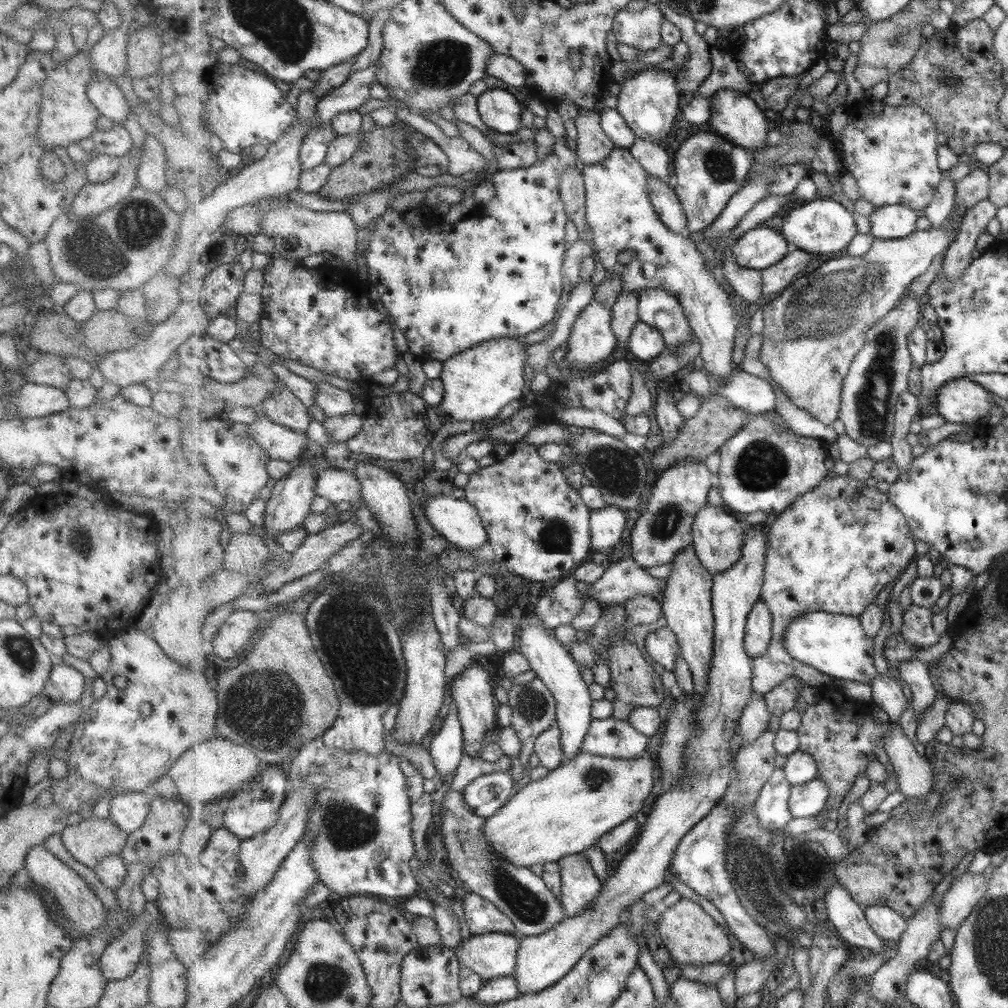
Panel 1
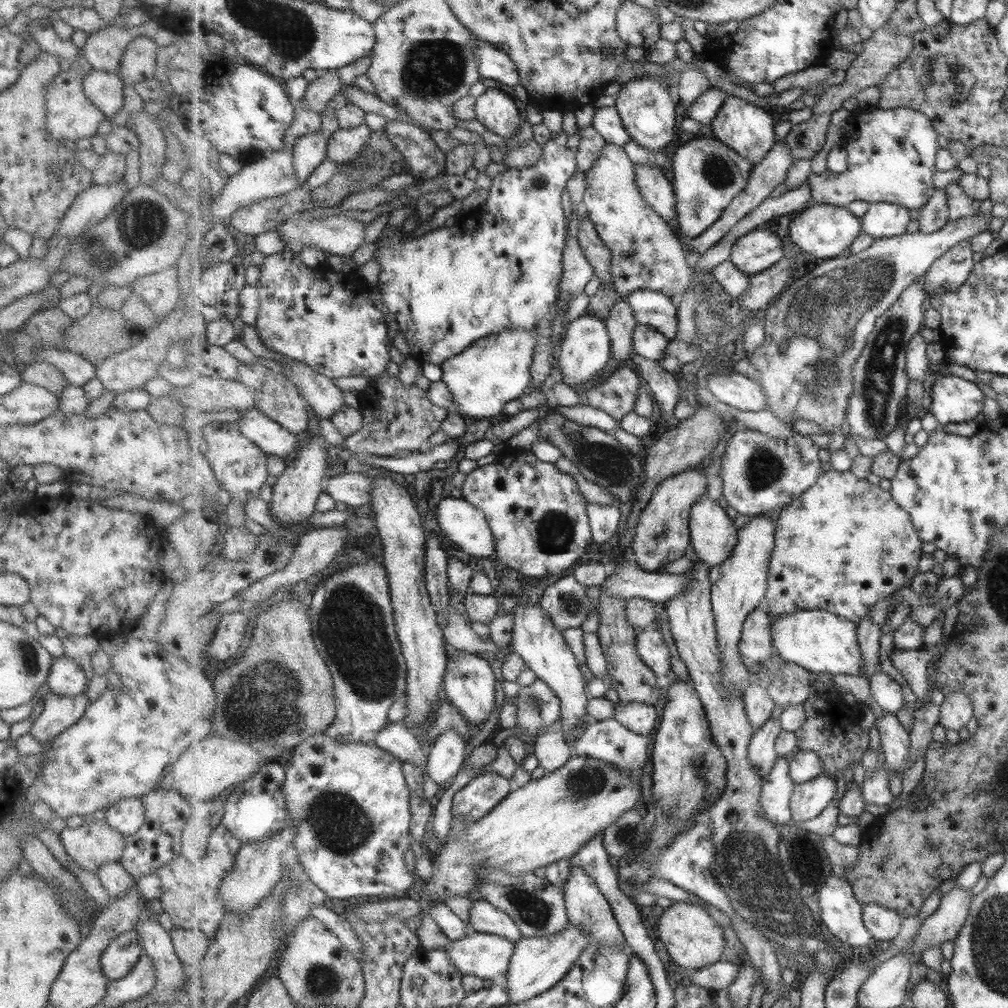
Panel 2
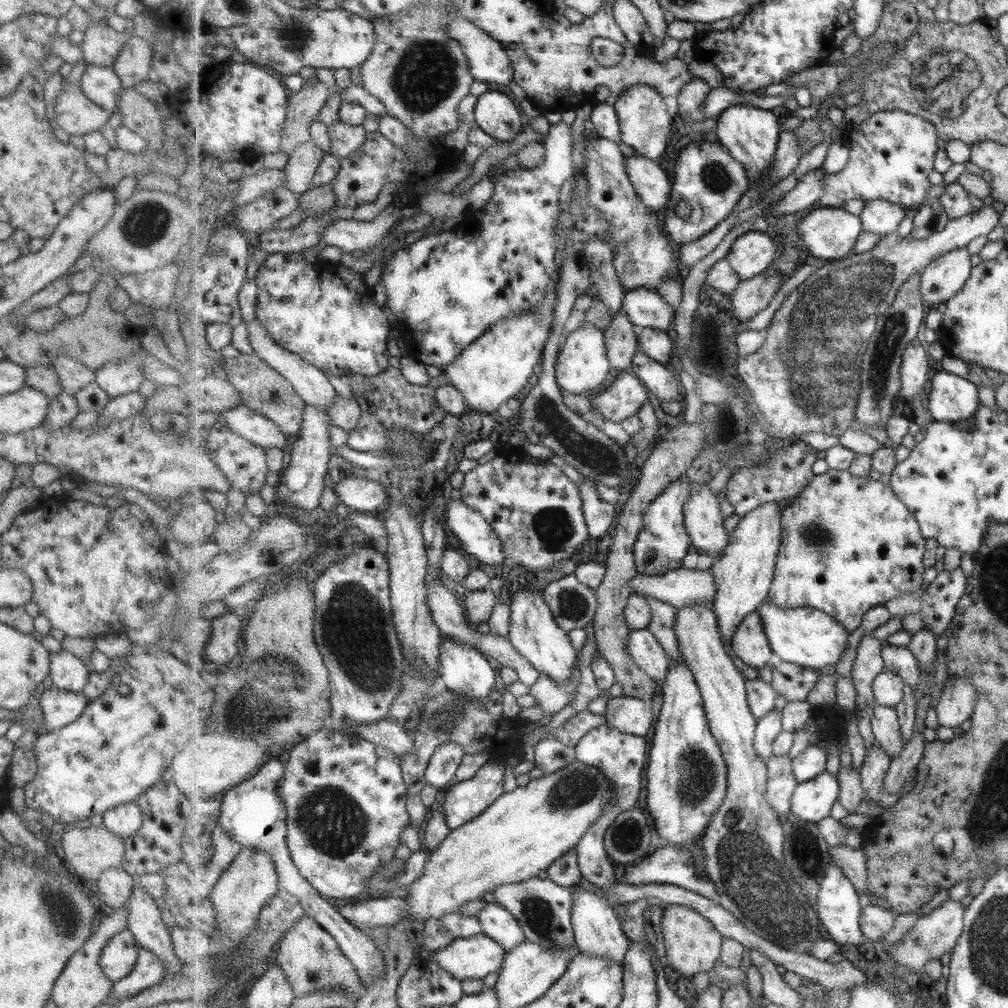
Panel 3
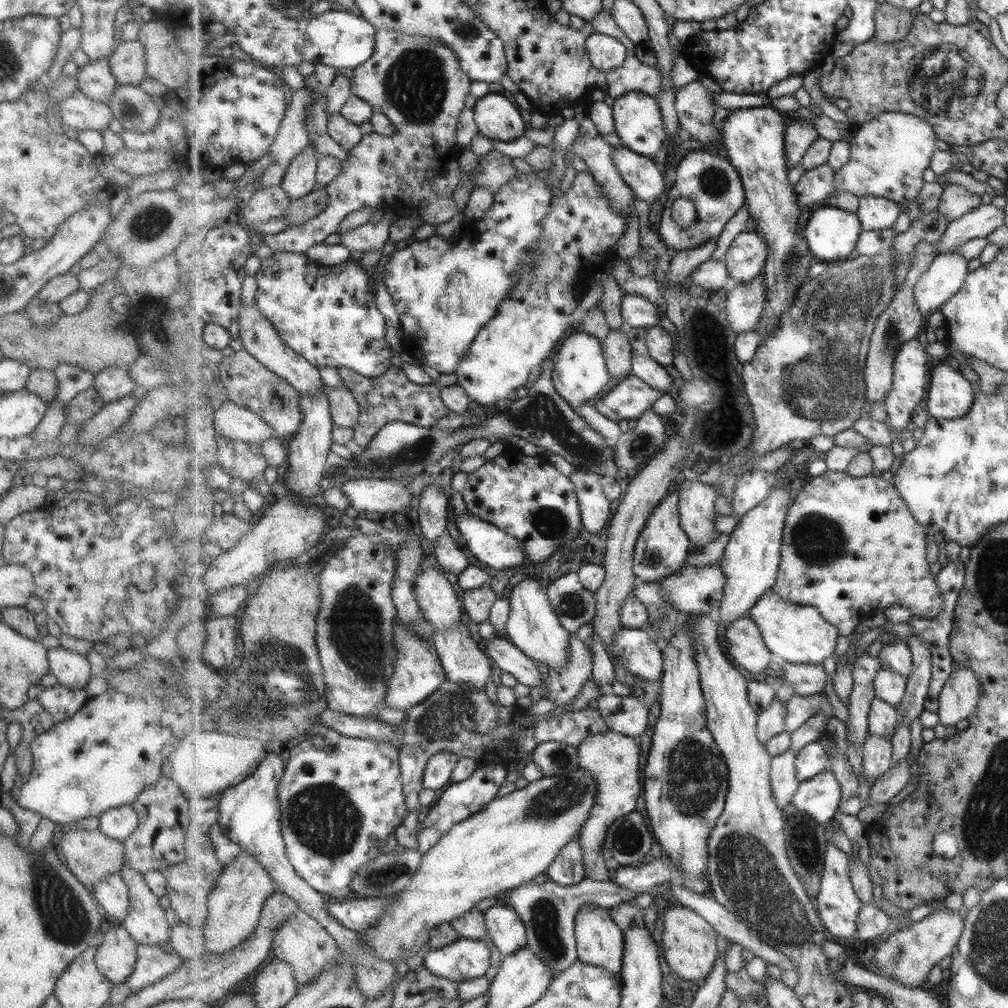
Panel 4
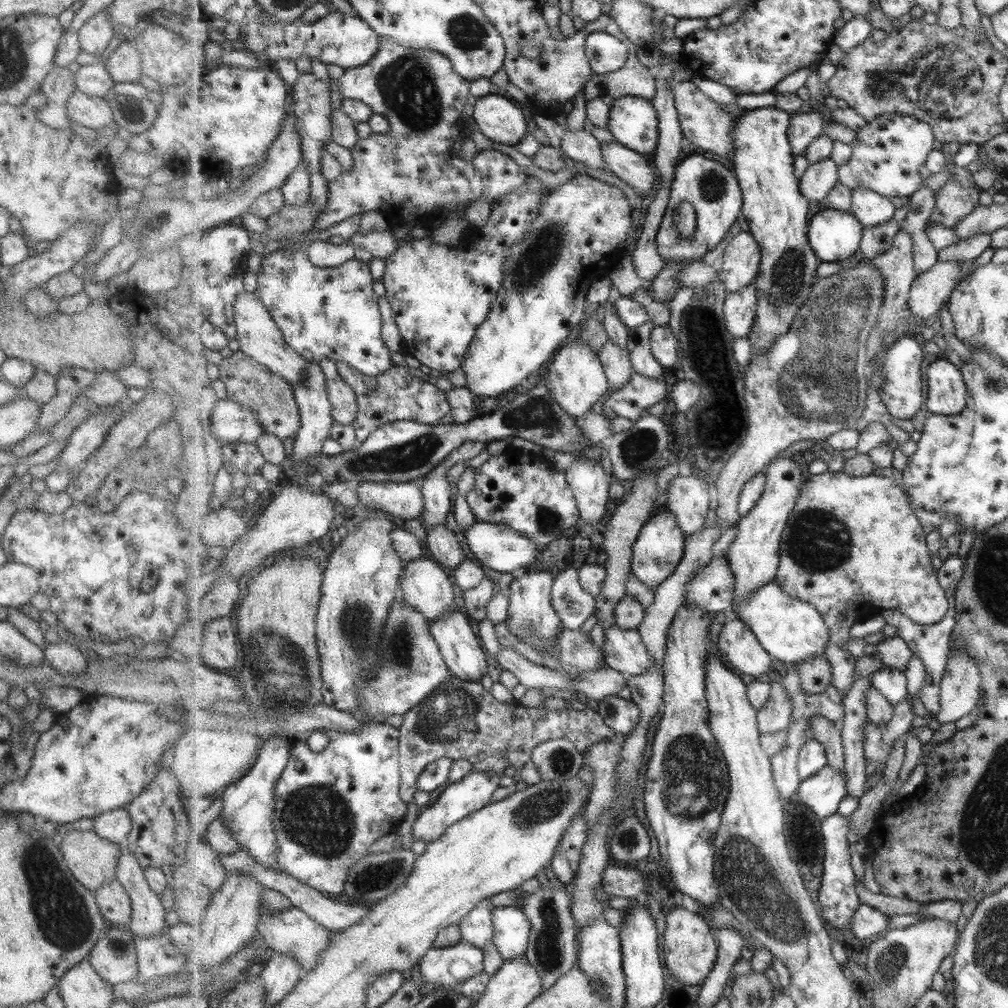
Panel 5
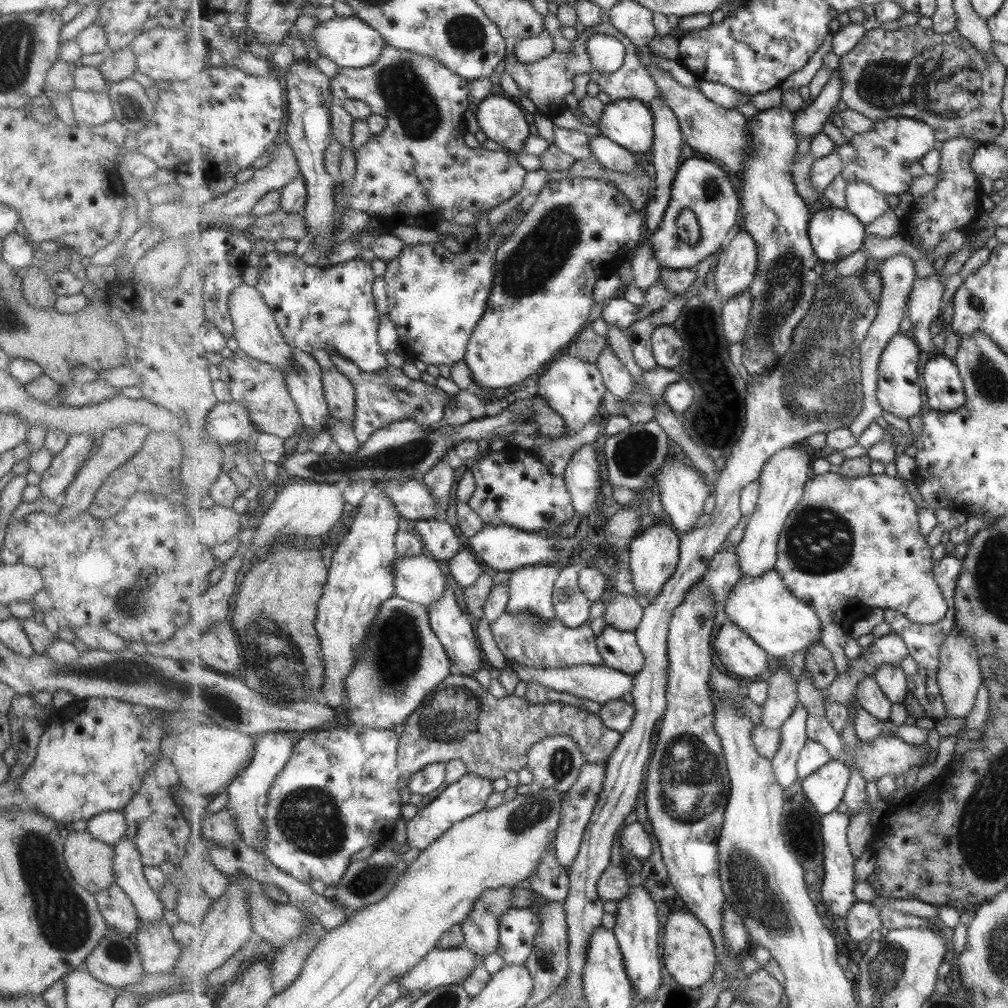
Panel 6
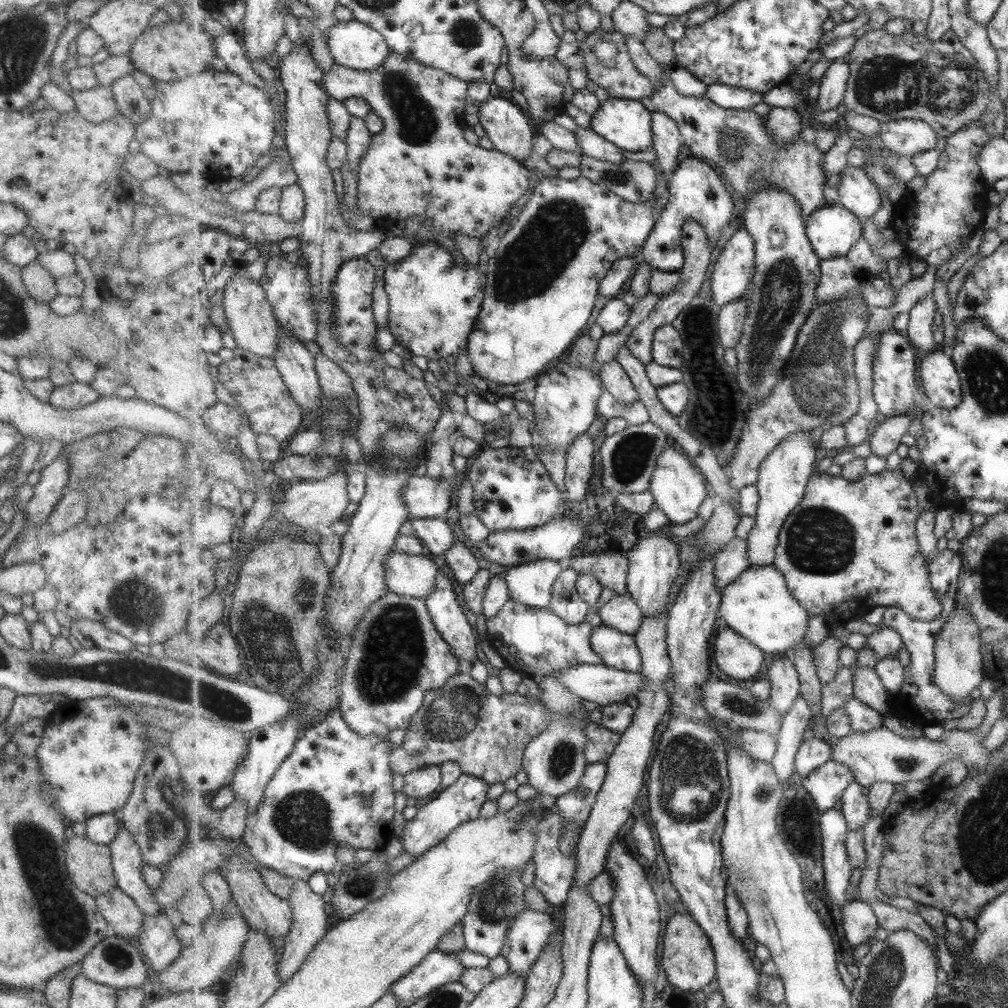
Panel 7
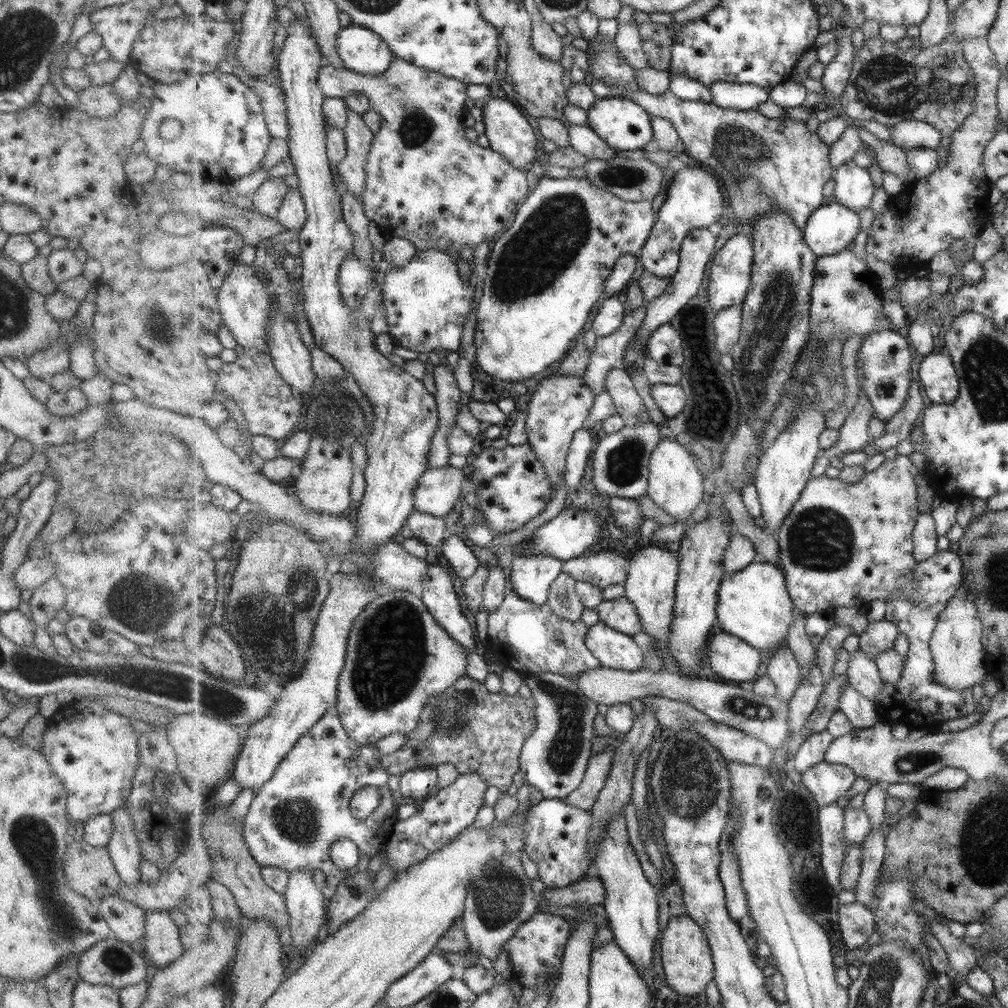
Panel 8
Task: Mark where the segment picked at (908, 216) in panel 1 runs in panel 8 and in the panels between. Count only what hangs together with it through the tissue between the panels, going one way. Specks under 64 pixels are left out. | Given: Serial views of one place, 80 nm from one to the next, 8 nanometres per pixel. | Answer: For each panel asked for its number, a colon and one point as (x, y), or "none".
2: (883, 219)
3: (879, 216)
4: (876, 213)
5: (871, 208)
6: (865, 201)
7: (858, 192)
8: (854, 188)

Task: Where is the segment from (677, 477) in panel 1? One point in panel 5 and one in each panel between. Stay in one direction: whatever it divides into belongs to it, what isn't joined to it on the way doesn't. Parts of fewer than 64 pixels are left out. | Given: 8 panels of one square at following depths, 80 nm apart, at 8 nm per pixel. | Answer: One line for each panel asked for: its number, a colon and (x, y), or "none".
2: (663, 535)
3: (663, 544)
4: (662, 551)
5: (658, 552)

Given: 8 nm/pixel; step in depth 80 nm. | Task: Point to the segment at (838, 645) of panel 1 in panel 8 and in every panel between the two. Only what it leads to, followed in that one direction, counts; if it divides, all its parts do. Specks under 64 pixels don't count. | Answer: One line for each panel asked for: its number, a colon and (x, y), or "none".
2: (817, 640)
3: (809, 637)
4: (798, 634)
5: (791, 630)
6: (764, 608)
7: (759, 605)
8: (755, 605)

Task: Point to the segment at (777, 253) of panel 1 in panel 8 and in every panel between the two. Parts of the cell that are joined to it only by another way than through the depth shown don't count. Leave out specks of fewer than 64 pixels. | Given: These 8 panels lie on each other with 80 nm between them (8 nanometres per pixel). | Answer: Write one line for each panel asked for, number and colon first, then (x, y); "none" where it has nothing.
2: (761, 249)
3: (753, 253)
4: (746, 256)
5: (741, 261)
6: (737, 266)
7: (733, 273)
8: (731, 274)

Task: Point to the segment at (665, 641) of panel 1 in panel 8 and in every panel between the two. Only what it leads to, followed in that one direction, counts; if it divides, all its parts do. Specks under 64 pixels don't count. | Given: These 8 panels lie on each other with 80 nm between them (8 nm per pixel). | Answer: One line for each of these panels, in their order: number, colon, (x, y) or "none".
2: (653, 650)
3: (647, 652)
4: (634, 648)
5: (624, 650)
6: (620, 650)
7: (619, 650)
8: (614, 649)

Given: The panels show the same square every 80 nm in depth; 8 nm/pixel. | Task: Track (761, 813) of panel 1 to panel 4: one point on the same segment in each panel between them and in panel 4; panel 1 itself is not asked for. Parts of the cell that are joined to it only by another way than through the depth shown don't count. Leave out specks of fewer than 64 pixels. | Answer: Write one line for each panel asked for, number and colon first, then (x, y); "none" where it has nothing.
2: (778, 789)
3: (782, 783)
4: (785, 781)

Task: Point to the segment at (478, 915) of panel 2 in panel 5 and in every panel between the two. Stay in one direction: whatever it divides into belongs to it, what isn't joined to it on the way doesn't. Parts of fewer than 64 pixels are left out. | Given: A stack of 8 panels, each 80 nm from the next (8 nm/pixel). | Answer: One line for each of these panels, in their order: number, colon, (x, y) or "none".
3: (498, 923)
4: (509, 934)
5: (512, 937)

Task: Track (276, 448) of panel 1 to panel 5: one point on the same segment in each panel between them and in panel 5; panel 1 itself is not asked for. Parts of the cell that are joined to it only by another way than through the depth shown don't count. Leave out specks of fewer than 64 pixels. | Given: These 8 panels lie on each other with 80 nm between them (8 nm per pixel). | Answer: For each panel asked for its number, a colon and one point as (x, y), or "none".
2: (275, 439)
3: (245, 421)
4: (237, 422)
5: (231, 422)

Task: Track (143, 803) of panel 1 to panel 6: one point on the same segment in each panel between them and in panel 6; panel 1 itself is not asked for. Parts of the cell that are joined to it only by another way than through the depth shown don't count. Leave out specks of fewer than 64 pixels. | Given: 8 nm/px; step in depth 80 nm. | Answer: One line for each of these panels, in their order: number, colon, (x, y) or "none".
2: (125, 816)
3: (123, 820)
4: (117, 823)
5: (112, 826)
6: (108, 827)

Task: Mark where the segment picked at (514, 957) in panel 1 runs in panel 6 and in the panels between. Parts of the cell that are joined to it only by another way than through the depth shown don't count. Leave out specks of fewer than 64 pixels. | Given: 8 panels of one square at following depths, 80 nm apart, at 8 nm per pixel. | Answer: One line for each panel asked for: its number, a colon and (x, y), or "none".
2: (484, 955)
3: (476, 957)
4: (466, 959)
5: (450, 966)
6: (448, 966)

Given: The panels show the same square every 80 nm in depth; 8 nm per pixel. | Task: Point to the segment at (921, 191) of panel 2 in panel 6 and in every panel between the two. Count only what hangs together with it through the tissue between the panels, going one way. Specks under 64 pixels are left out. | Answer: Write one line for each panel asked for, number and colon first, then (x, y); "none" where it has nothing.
3: (892, 153)
4: (889, 154)
5: (887, 154)
6: (882, 155)

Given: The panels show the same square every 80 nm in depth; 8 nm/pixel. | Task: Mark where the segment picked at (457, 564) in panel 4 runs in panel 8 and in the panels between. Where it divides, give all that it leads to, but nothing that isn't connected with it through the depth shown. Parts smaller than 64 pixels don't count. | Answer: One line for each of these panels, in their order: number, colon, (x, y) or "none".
5: (445, 548)
6: (439, 537)
7: (435, 533)
8: (430, 529)

